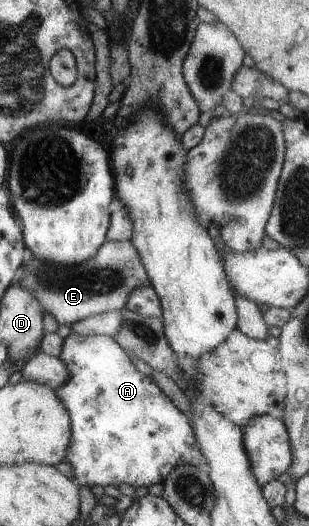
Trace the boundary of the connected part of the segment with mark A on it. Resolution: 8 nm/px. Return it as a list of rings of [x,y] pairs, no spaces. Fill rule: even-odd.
[[[71,333],[65,338],[65,342],[62,343],[62,348],[58,357],[65,363],[69,372],[69,379],[55,390],[62,404],[66,407],[71,420],[70,444],[64,455],[64,462],[71,464],[71,469],[74,471],[73,478],[78,480],[78,486],[88,487],[90,489],[93,486],[115,486],[118,488],[120,484],[130,484],[130,486],[133,486],[140,492],[140,486],[145,486],[147,489],[153,484],[162,484],[168,474],[178,465],[192,465],[199,469],[206,469],[206,457],[202,454],[189,419],[174,405],[174,403],[172,403],[170,397],[156,385],[156,382],[152,380],[152,378],[147,377],[136,369],[136,365],[134,365],[129,354],[112,337],[108,335],[82,337],[79,334]]]

